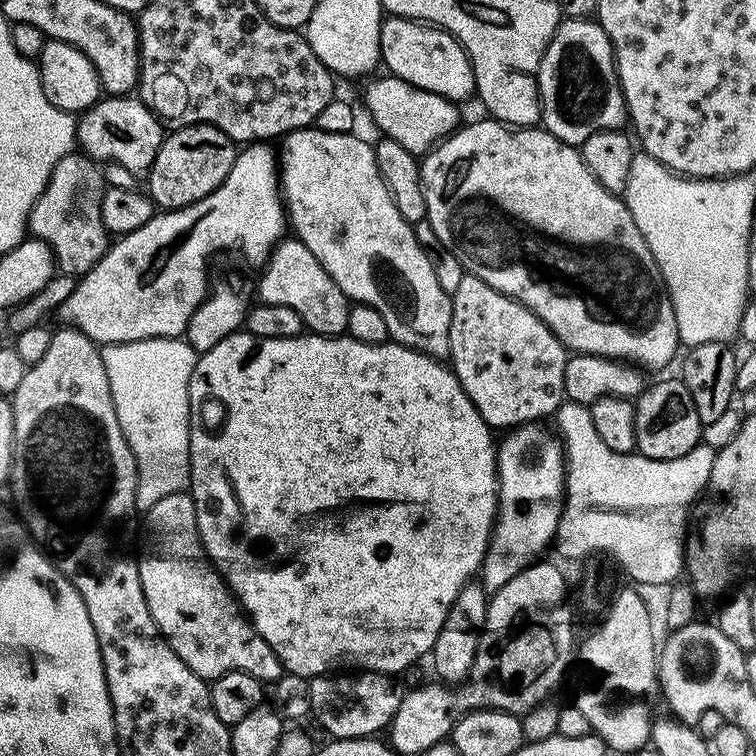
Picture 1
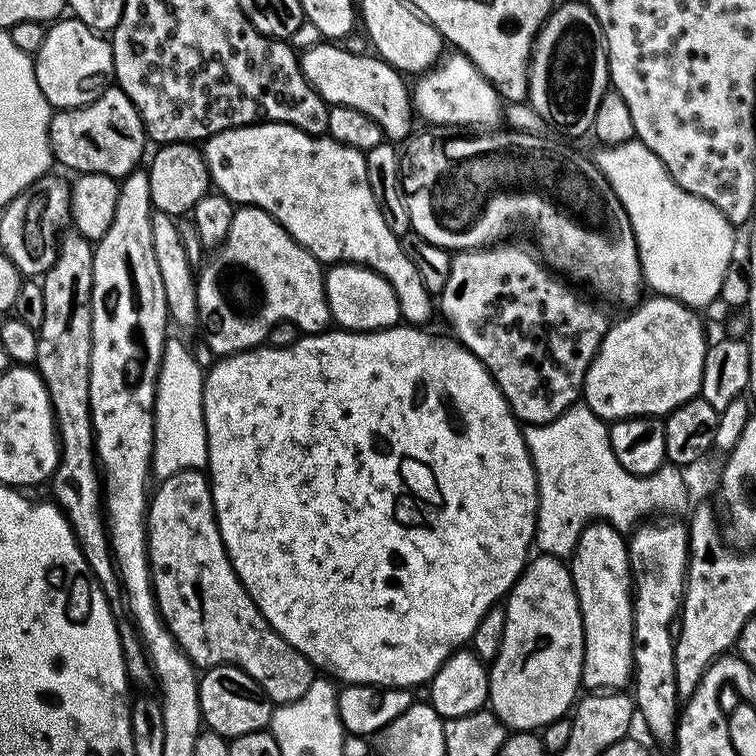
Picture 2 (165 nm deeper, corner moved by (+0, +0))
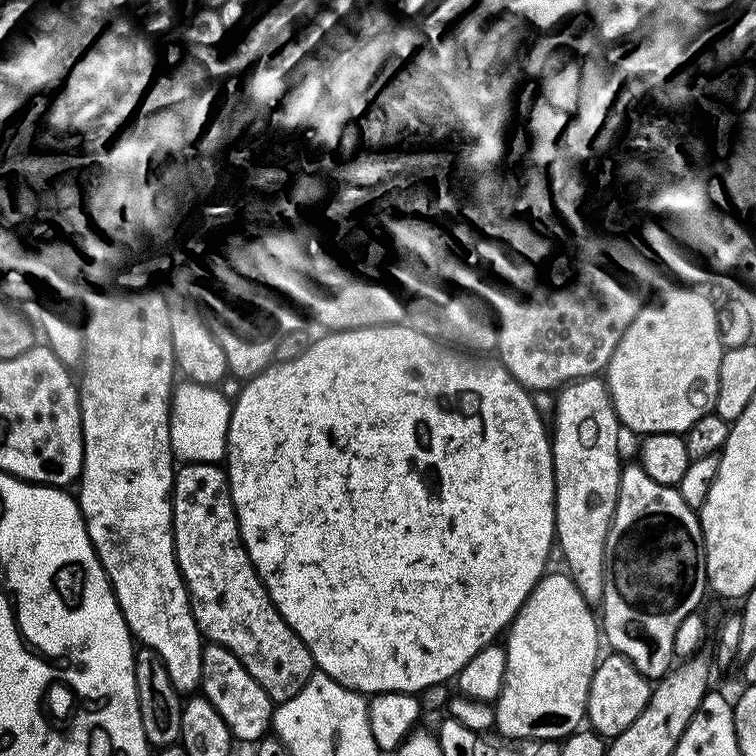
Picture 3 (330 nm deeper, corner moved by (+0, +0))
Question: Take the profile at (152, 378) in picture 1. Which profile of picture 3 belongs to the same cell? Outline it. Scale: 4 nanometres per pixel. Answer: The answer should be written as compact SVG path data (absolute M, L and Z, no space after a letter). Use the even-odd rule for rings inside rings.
M180 382L175 385L170 401L172 414L172 451L183 463L209 464L219 463L227 455L227 439L232 406L229 397L220 393L221 389L206 384L194 384L191 382Z

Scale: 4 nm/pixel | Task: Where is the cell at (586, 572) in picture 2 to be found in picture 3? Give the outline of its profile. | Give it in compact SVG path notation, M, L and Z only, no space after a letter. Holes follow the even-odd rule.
M596 376L574 380L559 389L556 400L556 417L550 420L552 442L552 469L556 475L556 539L558 552L568 563L567 575L589 601L599 601L604 594L604 574L608 558L608 535L620 497L620 432L622 425L612 405L607 383Z

